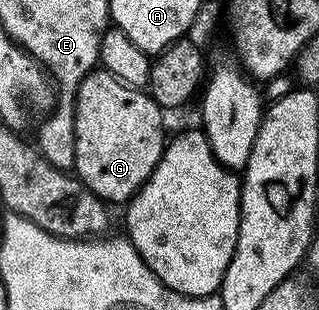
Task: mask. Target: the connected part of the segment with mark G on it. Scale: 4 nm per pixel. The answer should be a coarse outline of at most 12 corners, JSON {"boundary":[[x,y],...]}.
{"boundary":[[103,70],[82,78],[75,175],[123,205],[162,158],[165,113]]}

